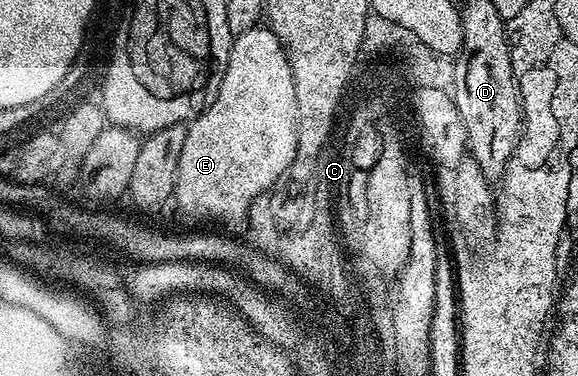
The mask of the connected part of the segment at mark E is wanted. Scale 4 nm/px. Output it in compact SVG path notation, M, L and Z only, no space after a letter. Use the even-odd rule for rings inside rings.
M267 26L247 30L233 41L219 90L206 104L205 111L185 129L183 154L179 154L179 170L173 191L175 205L187 219L202 220L205 223L202 225L220 226L225 230L244 229L252 203L257 197L266 195L288 173L296 156L296 140L295 82L289 60L285 57L285 48Z

